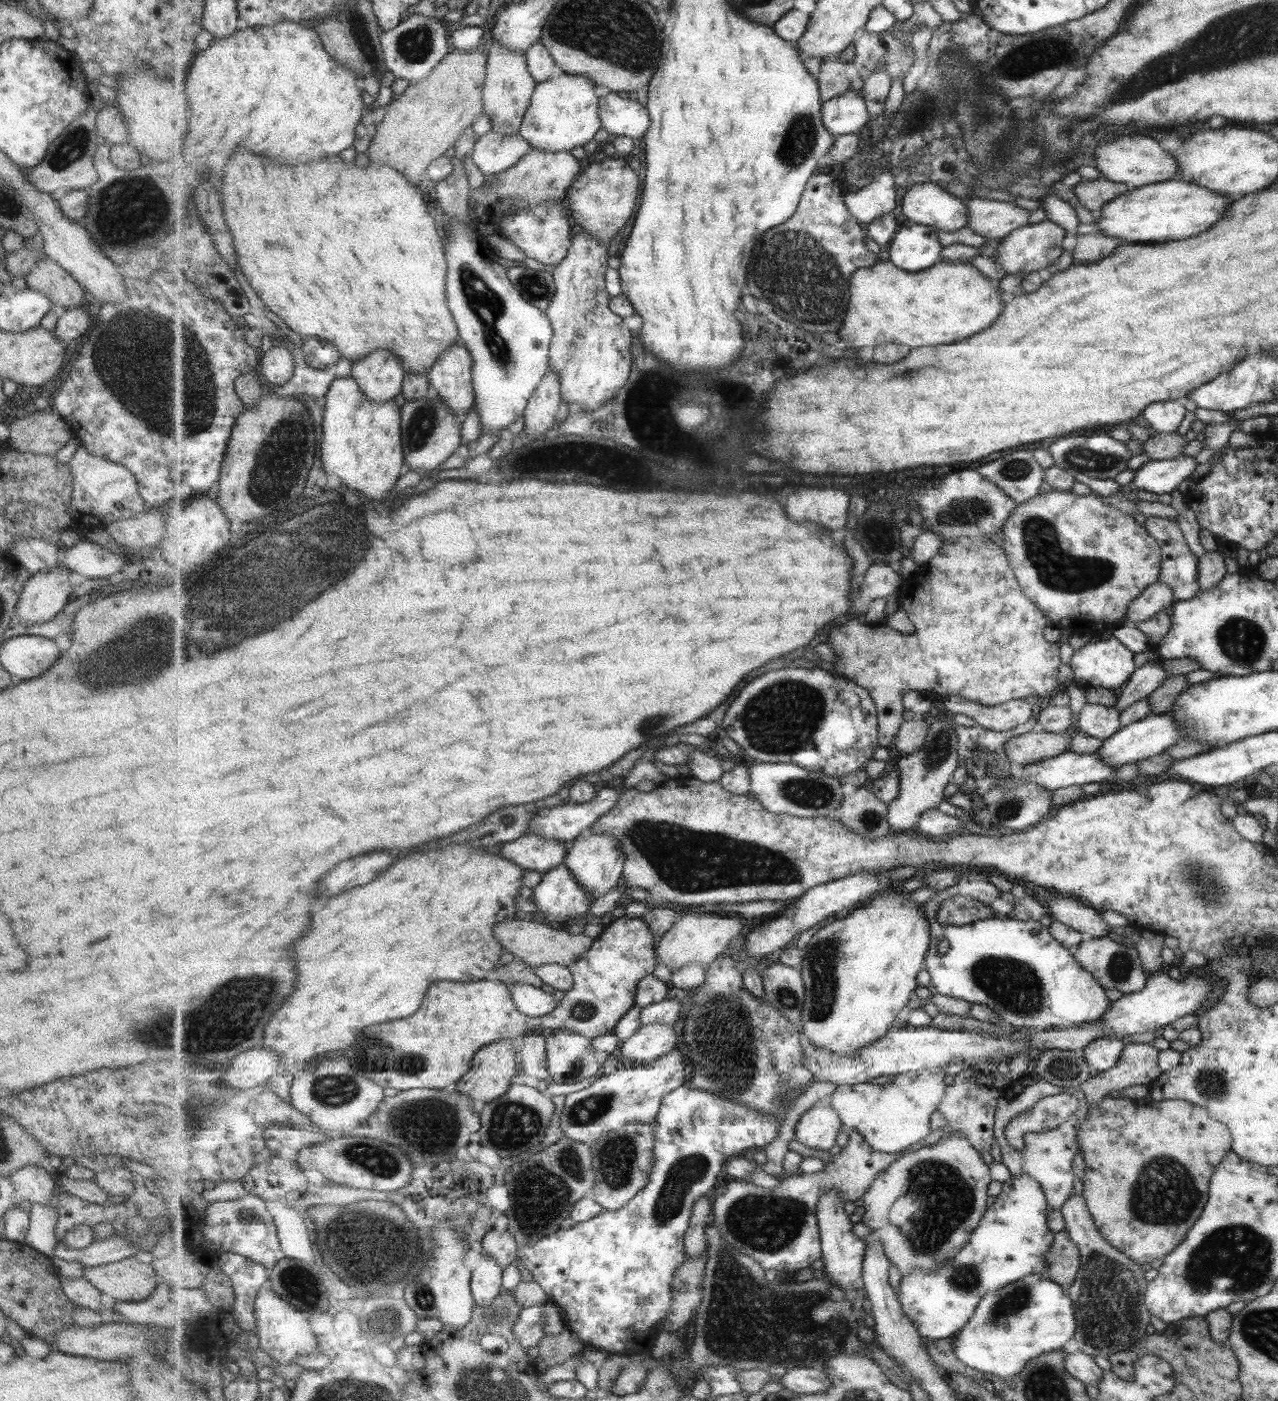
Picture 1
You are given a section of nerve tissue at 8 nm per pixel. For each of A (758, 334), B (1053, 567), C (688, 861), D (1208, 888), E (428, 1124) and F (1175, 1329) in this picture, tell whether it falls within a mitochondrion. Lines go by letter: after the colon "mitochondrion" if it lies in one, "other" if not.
A: mitochondrion
B: mitochondrion
C: mitochondrion
D: mitochondrion
E: mitochondrion
F: other

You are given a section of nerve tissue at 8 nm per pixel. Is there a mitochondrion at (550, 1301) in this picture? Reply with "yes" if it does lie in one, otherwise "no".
no

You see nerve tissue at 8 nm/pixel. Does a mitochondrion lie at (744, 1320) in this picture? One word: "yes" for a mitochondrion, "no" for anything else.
yes

